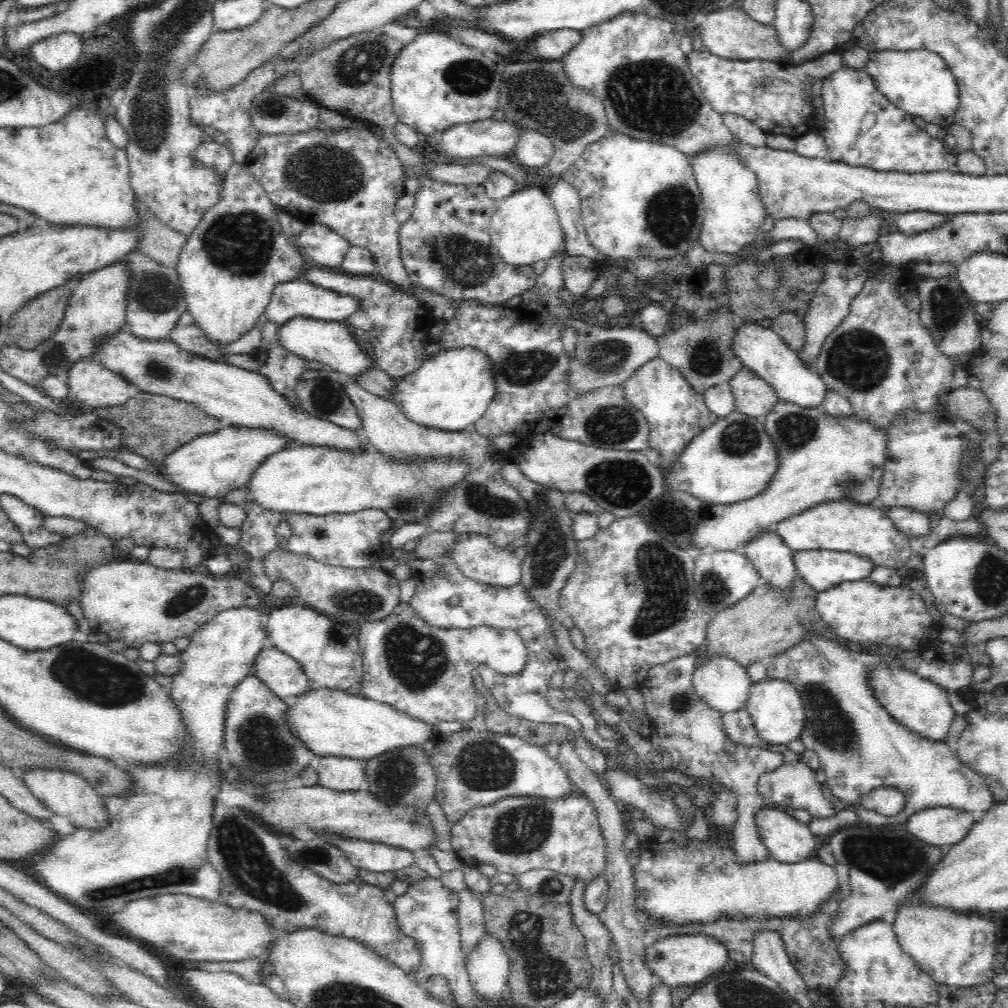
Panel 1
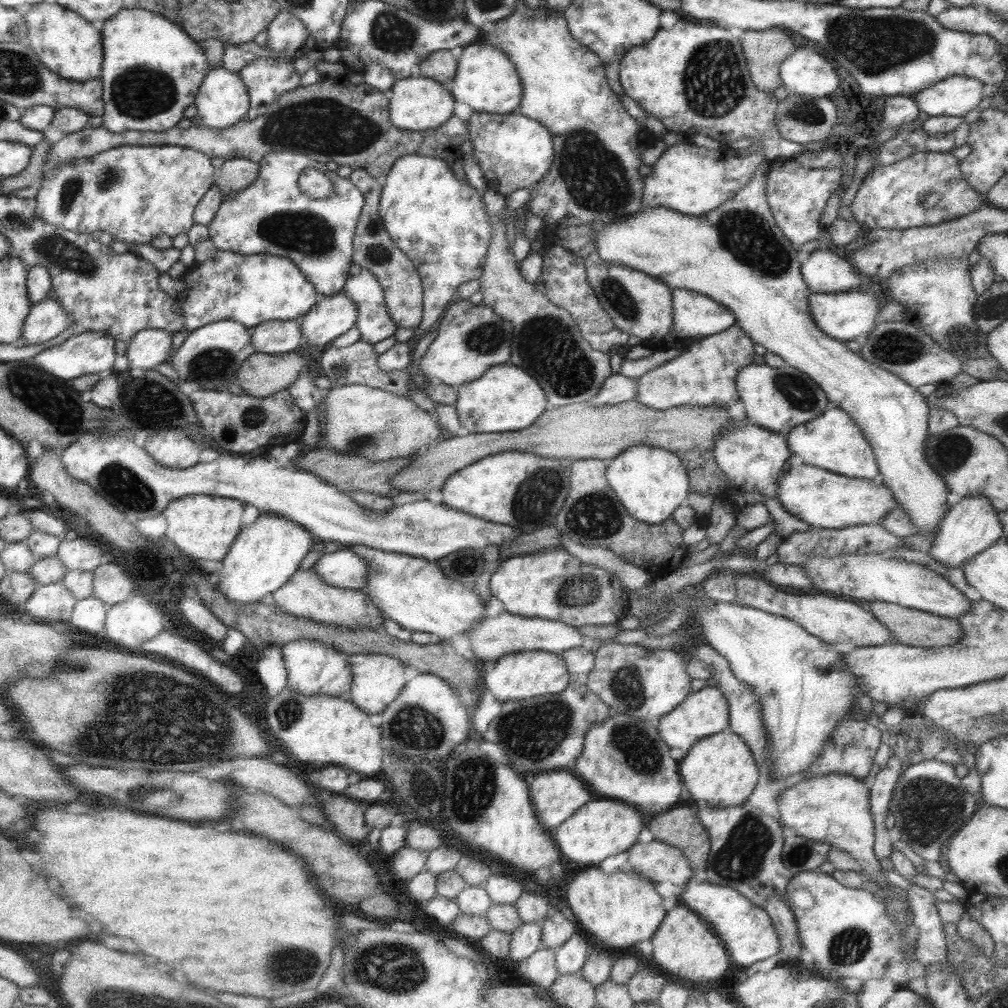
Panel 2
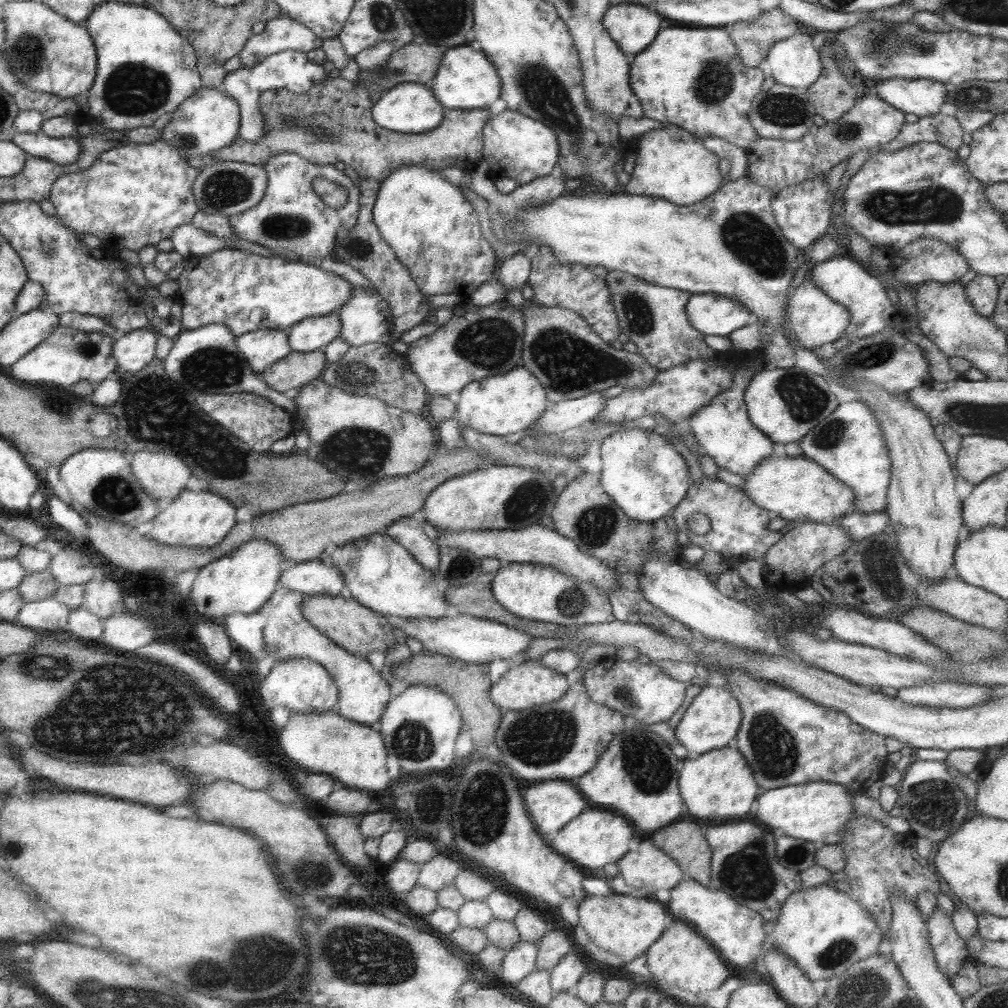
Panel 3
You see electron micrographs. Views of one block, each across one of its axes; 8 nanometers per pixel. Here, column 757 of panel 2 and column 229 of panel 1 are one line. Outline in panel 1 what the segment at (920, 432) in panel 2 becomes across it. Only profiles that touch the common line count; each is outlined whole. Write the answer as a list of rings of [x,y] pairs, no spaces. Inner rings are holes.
[[[234,162],[228,172],[226,172],[226,176],[224,176],[220,200],[202,216],[202,221],[198,224],[198,228],[190,234],[188,240],[186,240],[186,244],[182,247],[177,270],[182,294],[184,294],[184,299],[186,299],[187,311],[194,317],[196,326],[202,330],[206,339],[210,340],[213,344],[220,344],[221,346],[232,344],[232,342],[240,340],[246,332],[250,332],[250,329],[257,323],[257,320],[262,318],[262,313],[265,311],[266,305],[270,302],[274,287],[283,282],[297,281],[301,276],[301,272],[304,271],[305,262],[302,254],[298,251],[298,247],[283,234],[281,225],[279,224],[280,211],[269,200],[269,196],[266,194],[264,188],[262,188],[262,185],[252,177],[252,173],[248,171],[246,164]]]

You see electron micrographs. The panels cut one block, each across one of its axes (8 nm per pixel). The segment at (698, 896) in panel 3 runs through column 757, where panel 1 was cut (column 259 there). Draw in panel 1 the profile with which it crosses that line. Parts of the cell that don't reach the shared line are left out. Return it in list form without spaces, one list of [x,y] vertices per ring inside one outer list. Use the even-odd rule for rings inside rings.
[[[166,893],[132,900],[114,913],[112,919],[131,934],[132,939],[144,940],[170,956],[196,962],[240,962],[258,958],[264,950],[270,951],[275,940],[272,923],[268,923],[262,913],[186,894]]]

